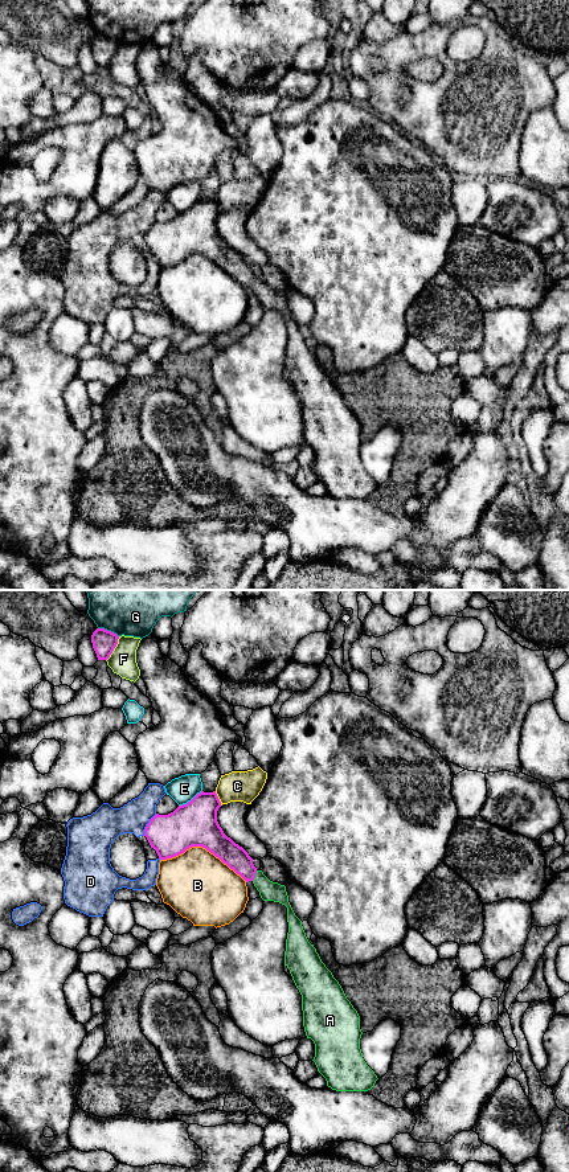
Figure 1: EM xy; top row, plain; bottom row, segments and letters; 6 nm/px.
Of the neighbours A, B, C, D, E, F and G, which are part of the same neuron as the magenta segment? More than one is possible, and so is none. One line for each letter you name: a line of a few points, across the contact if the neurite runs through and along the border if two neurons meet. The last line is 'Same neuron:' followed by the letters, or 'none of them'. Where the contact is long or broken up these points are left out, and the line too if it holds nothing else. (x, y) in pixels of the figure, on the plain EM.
A: xy (236, 265), (254, 283), (269, 298)
Same neuron: A

